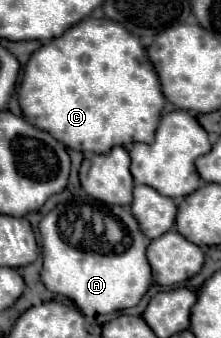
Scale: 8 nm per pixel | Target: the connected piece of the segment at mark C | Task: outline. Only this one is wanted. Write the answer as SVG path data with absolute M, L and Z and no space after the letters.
M91 17L79 21L77 25L67 29L61 37L43 45L31 55L31 59L25 65L17 95L19 105L23 109L23 117L29 123L51 133L57 141L61 141L69 149L101 155L109 153L113 147L137 141L151 143L161 117L161 109L165 105L157 73L139 37L135 37L117 21Z

